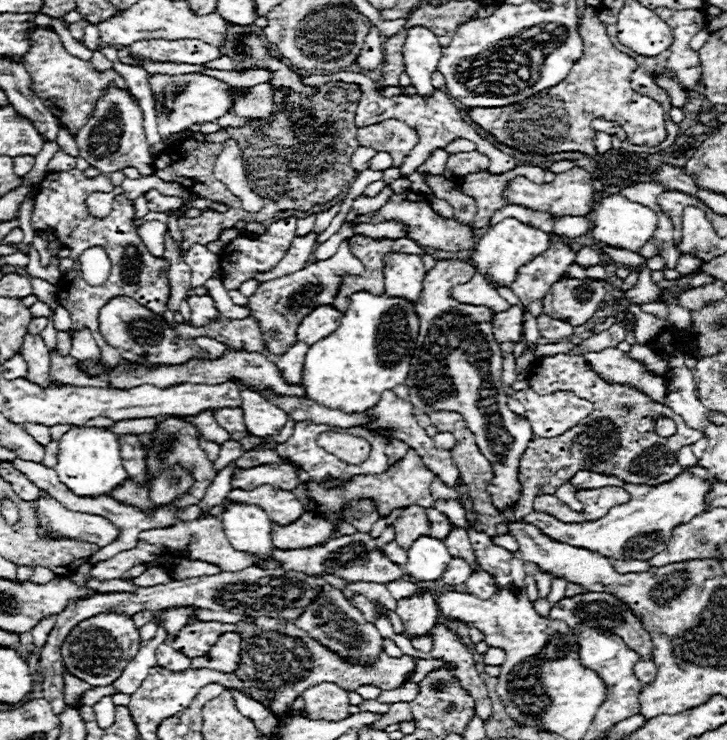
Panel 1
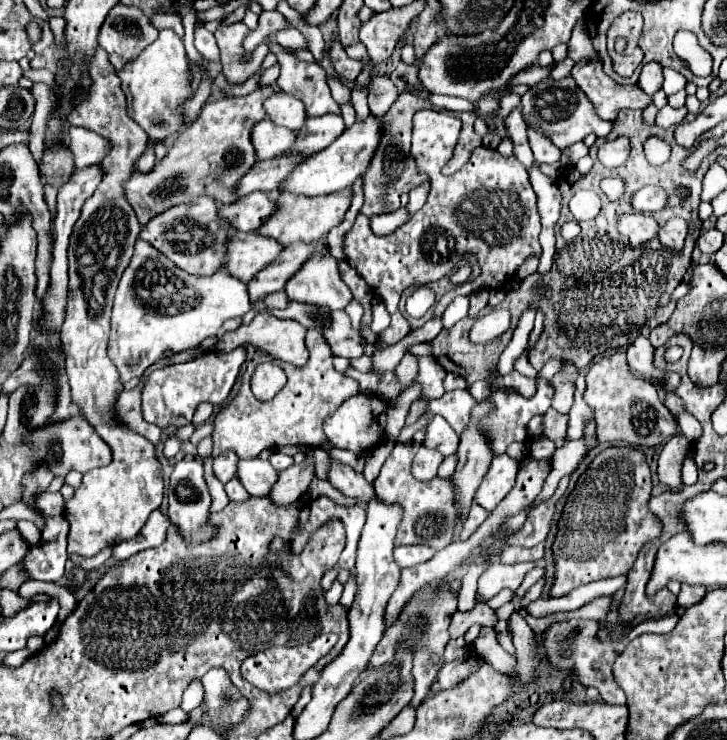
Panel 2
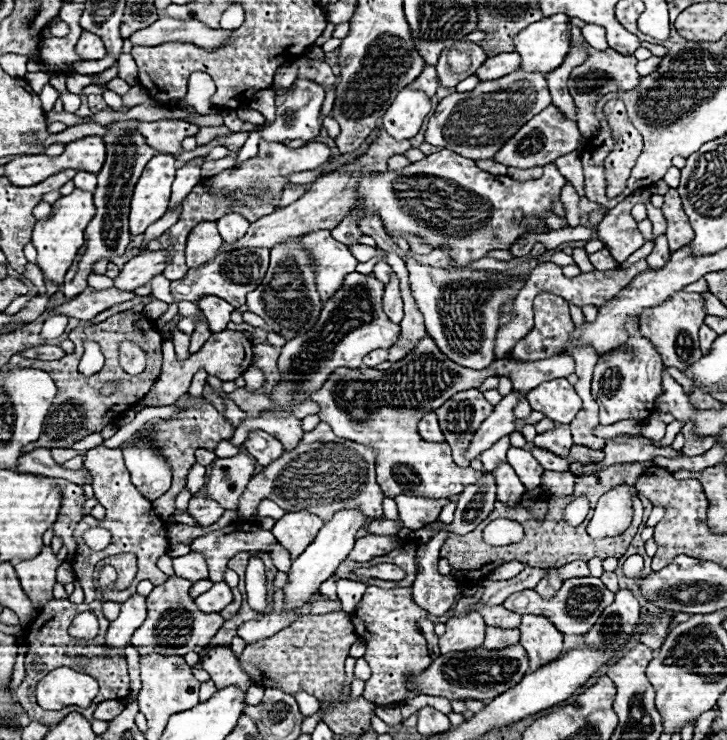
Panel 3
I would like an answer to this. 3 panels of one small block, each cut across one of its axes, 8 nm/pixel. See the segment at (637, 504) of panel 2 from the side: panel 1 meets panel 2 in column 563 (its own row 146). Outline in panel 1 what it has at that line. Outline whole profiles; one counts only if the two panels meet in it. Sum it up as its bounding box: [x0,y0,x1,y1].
[468,8,664,154]

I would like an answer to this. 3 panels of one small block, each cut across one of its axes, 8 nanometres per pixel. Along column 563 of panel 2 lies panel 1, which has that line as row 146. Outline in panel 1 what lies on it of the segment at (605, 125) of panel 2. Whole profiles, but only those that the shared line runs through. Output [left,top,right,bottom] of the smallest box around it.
[76,84,154,176]

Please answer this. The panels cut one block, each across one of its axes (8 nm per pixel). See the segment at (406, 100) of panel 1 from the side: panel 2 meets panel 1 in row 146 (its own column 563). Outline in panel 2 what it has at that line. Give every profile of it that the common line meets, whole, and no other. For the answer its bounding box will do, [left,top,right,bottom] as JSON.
[506,408,570,546]

